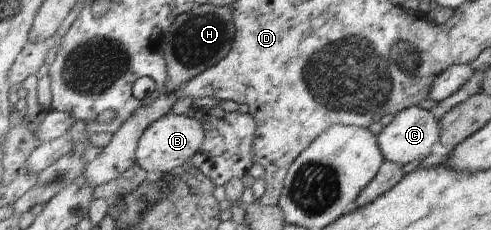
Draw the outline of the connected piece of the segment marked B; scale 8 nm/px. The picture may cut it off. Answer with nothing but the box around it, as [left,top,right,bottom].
[136,113,206,175]

